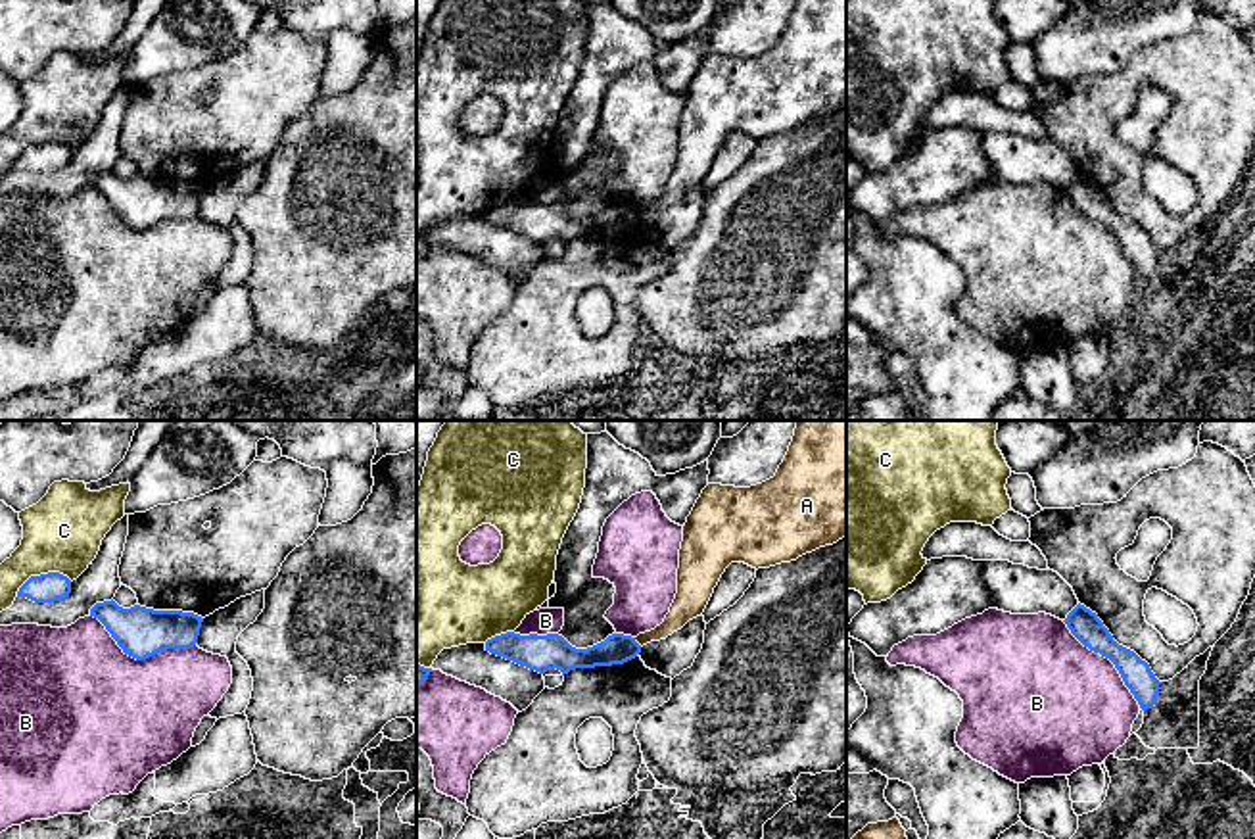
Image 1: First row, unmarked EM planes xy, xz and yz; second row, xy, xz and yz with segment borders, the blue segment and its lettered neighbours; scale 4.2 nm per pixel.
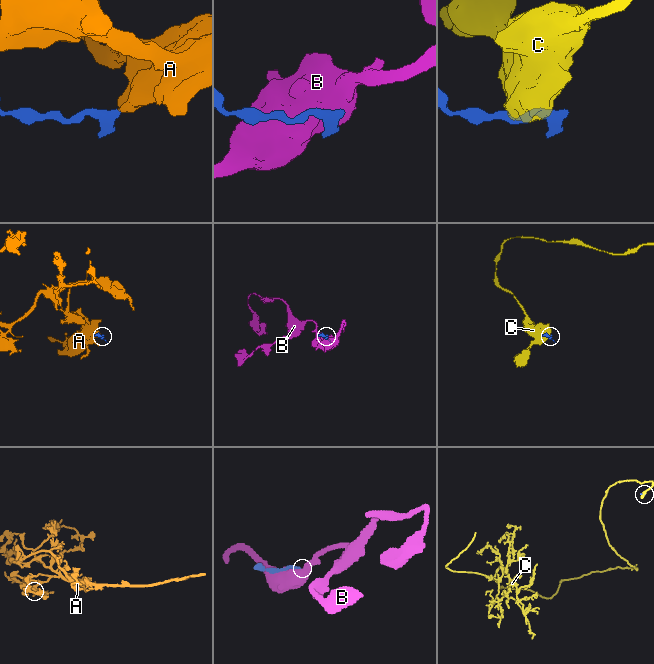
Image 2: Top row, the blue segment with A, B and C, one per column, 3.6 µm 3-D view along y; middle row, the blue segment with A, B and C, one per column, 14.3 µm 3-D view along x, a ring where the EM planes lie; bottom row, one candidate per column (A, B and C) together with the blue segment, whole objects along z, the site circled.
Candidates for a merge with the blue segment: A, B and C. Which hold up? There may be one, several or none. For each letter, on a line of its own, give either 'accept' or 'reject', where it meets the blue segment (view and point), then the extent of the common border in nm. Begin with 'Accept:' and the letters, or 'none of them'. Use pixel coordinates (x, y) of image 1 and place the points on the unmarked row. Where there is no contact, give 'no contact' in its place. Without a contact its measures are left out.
Accept: none of them
A: reject; meets blue in xz at (636, 212); contact 50 nm long
B: reject; meets blue in xy at (141, 229); contact 460 nm long
C: reject; meets blue in xy at (41, 144); contact 240 nm long

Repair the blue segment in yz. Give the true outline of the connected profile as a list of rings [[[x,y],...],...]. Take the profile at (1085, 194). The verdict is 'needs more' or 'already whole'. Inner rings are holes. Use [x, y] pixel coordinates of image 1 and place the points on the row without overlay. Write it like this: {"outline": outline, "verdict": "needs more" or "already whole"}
{"outline": [[[1078,173],[1063,192],[1084,217],[1115,234],[1142,280],[1155,275],[1161,252],[1146,230],[1113,209],[1096,182]]], "verdict": "already whole"}

